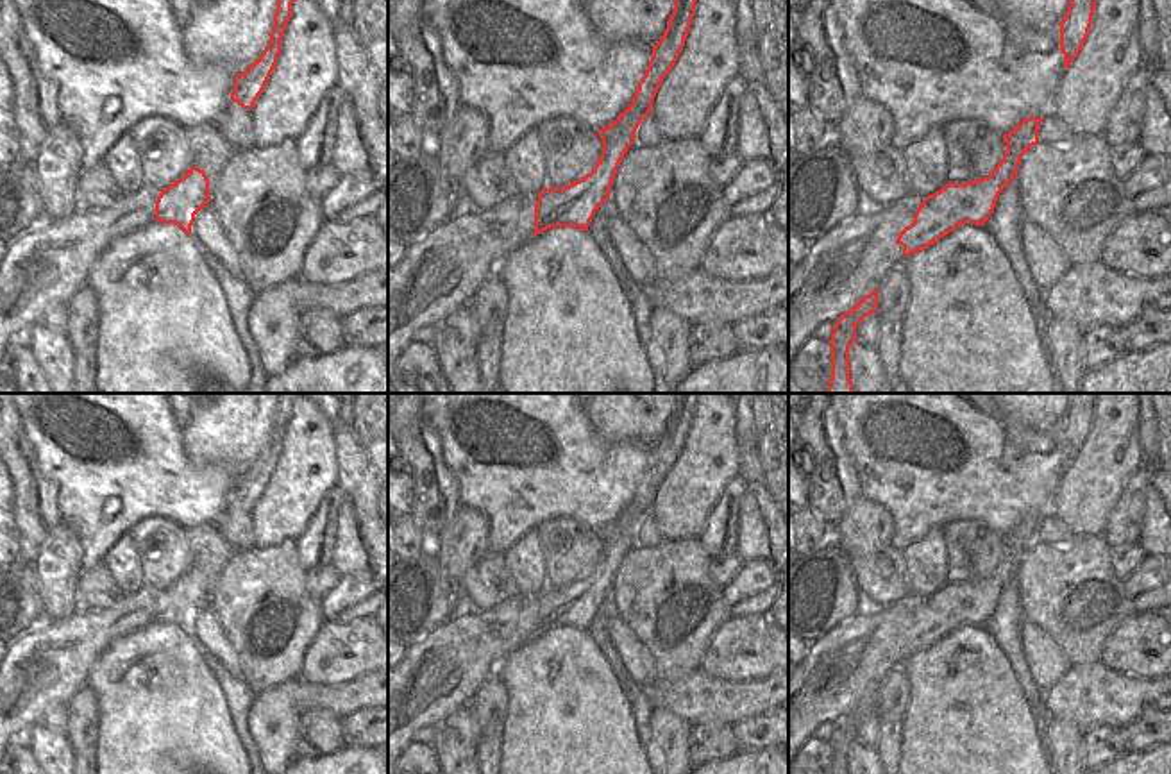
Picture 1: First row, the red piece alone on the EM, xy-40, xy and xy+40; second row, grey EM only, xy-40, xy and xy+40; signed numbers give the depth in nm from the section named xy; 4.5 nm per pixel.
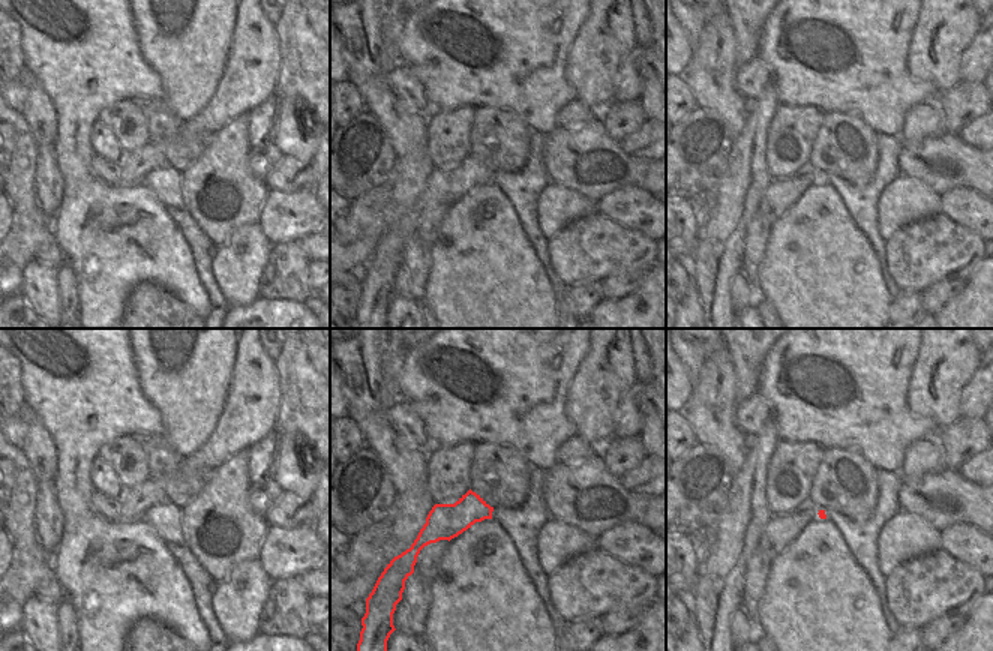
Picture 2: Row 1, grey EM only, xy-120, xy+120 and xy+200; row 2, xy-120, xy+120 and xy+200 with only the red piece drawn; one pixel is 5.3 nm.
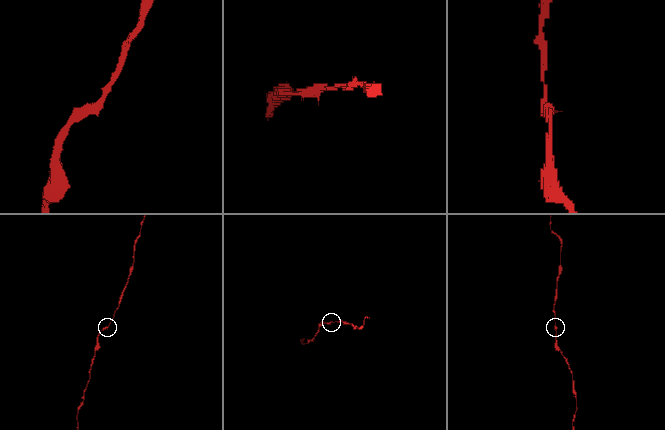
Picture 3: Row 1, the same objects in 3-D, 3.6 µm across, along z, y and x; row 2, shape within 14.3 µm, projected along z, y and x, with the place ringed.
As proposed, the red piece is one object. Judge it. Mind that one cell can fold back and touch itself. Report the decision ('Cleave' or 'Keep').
Keep

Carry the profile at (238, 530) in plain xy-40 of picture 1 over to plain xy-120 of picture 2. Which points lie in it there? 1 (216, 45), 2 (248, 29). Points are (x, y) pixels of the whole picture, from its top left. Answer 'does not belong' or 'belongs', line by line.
1: belongs
2: does not belong

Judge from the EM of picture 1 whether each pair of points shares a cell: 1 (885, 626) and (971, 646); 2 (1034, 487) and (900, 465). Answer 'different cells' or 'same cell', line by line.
1: different cells
2: same cell

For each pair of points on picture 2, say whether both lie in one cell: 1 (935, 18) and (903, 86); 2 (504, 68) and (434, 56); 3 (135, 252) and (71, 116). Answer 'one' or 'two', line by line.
1: two
2: one
3: one

